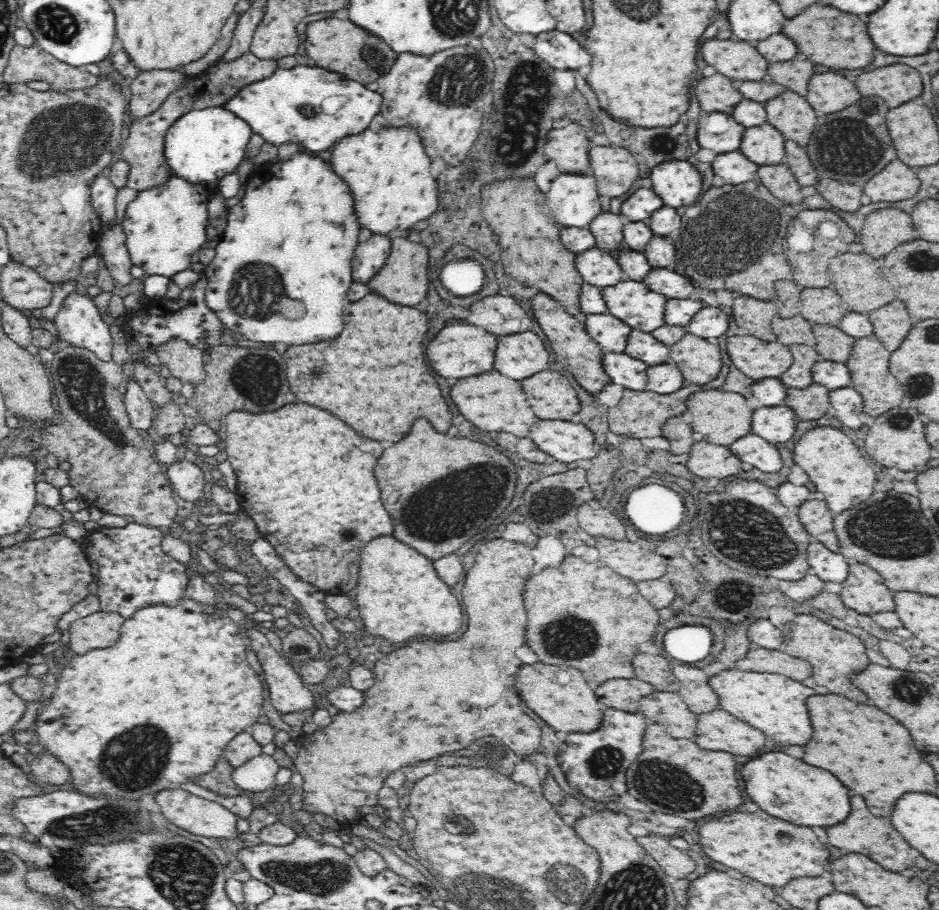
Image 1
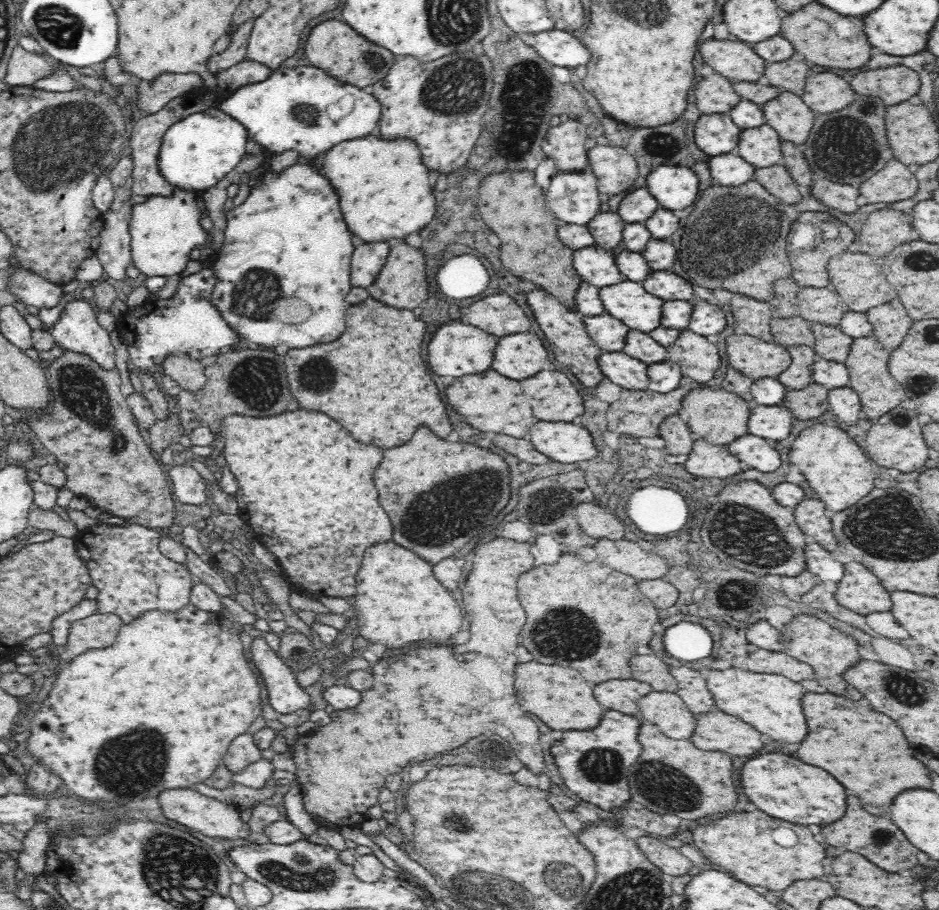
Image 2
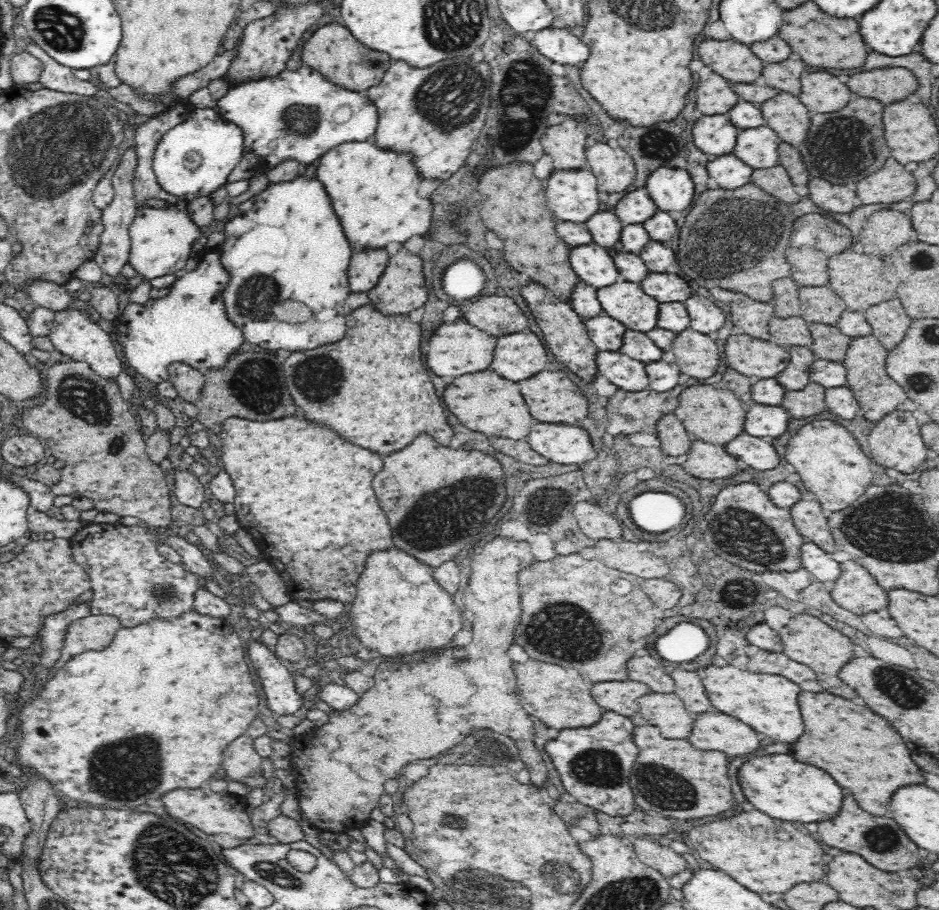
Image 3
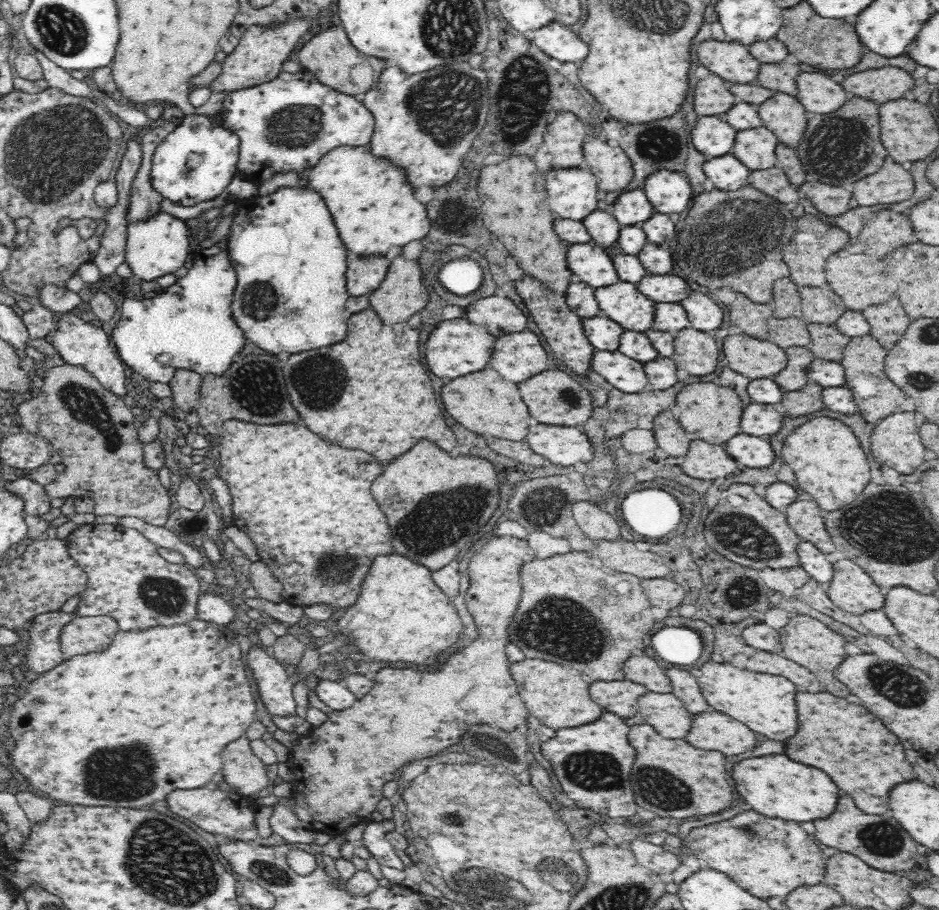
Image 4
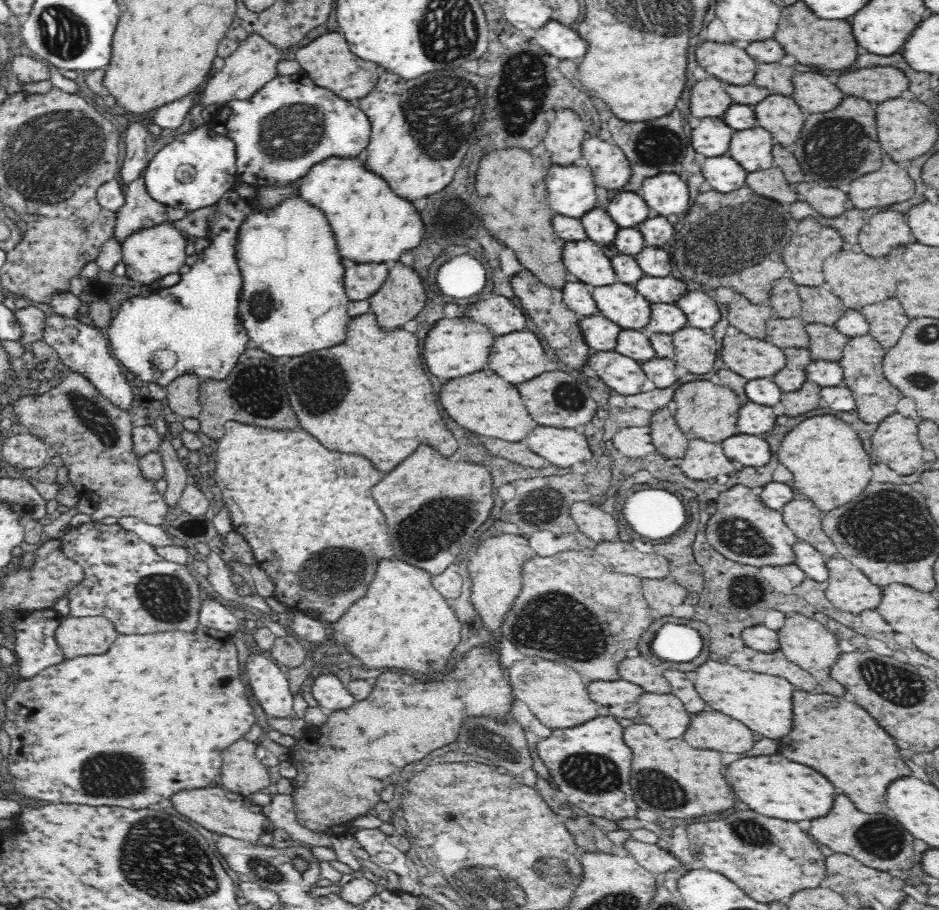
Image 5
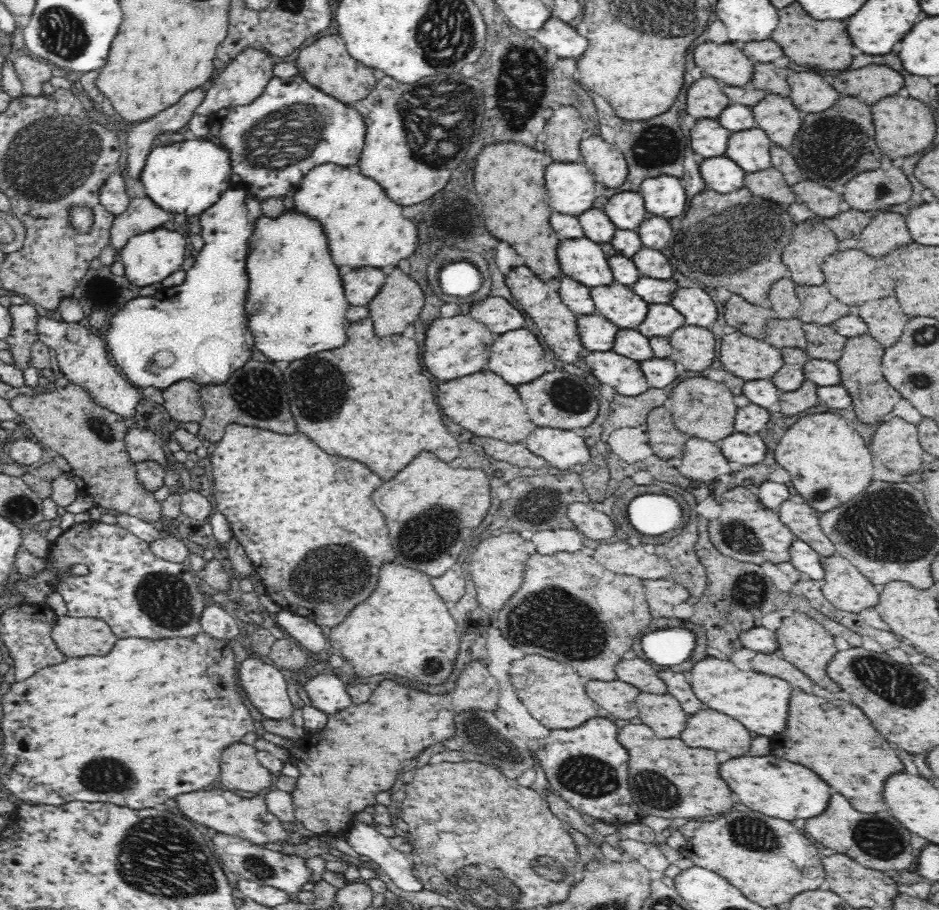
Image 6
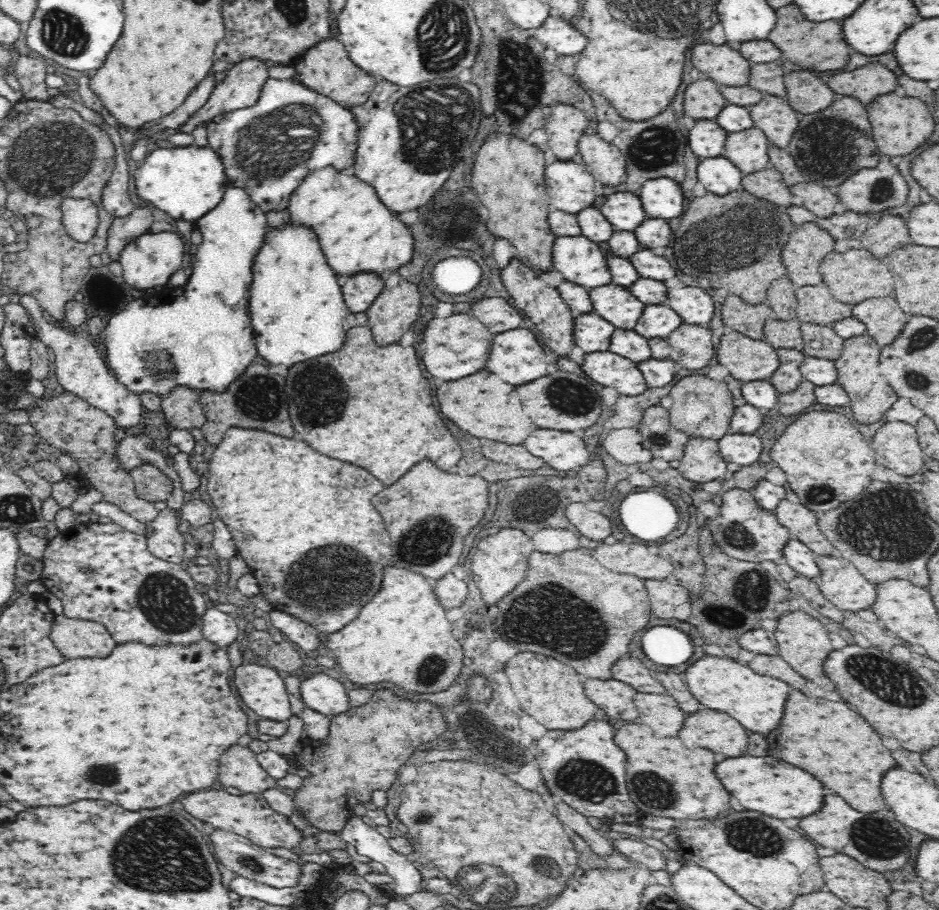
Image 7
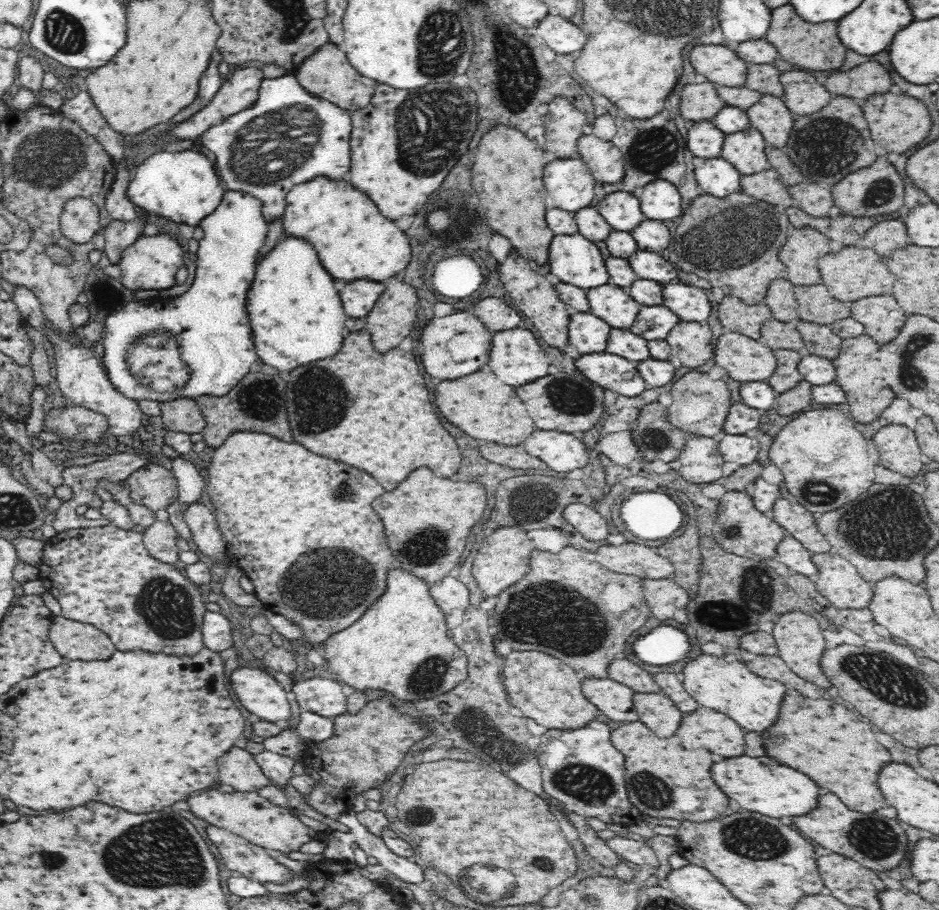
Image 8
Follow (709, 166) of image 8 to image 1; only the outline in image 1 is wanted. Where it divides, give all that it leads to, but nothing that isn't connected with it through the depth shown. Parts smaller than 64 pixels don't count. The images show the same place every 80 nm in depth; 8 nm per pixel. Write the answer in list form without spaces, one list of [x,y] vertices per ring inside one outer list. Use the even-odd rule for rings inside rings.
[[[726,152],[718,154],[712,162],[715,174],[721,176],[725,184],[740,184],[757,178],[758,164],[752,162],[740,152]]]

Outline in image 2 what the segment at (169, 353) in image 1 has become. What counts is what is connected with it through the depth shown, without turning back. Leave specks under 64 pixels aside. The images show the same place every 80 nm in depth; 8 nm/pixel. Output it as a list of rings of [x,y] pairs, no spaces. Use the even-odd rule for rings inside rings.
[[[176,351],[166,355],[161,364],[165,375],[170,376],[174,381],[189,392],[196,392],[207,381],[202,361],[192,357],[190,353]]]

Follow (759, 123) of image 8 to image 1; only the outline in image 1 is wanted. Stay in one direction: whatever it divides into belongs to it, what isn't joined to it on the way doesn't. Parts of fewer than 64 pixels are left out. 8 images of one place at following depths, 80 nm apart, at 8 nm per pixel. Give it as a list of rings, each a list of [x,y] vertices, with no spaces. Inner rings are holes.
[[[788,90],[782,96],[766,102],[768,122],[774,124],[786,140],[806,146],[816,126],[816,112],[806,98]]]

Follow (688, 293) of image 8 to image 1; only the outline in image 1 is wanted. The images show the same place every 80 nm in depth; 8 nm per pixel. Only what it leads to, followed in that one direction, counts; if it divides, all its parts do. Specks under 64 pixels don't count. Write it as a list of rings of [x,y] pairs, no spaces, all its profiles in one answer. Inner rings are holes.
[[[706,306],[686,326],[688,333],[716,341],[728,330],[728,316],[718,307]]]

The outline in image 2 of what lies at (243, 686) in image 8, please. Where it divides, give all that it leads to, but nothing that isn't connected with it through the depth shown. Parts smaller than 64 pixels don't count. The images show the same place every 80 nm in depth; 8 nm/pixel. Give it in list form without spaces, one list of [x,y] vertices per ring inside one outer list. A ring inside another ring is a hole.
[[[254,635],[255,641],[251,644],[252,662],[254,662],[255,668],[260,671],[262,678],[264,678],[269,703],[273,709],[280,712],[280,714],[290,714],[295,710],[308,708],[310,706],[310,694],[304,690],[302,684],[298,683],[297,676],[290,669],[291,664],[278,656],[278,653],[264,641],[263,635]]]

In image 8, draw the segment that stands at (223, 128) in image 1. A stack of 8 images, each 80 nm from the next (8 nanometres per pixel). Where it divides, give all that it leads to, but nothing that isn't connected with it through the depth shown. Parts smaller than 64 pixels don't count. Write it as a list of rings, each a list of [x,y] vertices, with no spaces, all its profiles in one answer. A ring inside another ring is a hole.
[[[192,148],[172,152],[160,150],[136,167],[134,179],[128,184],[128,197],[150,216],[162,216],[176,223],[196,226],[222,202],[226,184],[216,172],[216,164]]]

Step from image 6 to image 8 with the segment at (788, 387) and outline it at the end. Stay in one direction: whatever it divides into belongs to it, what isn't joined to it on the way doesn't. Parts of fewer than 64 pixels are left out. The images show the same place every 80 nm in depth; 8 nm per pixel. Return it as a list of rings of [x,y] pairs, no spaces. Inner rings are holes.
[[[788,349],[773,351],[777,358],[777,367],[767,382],[776,392],[788,392],[803,380],[802,373],[798,370],[803,353]]]

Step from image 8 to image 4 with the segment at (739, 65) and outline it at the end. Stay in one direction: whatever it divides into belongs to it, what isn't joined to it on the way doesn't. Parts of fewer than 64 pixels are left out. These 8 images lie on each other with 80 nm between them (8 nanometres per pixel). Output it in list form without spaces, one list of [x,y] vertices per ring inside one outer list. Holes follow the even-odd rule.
[[[706,40],[698,46],[700,62],[724,80],[748,84],[758,76],[760,62],[748,52],[746,46],[736,41]]]

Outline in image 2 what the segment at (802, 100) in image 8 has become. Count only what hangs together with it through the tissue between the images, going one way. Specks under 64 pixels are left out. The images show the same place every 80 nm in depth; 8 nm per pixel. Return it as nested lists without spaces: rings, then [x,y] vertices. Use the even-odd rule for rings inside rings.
[[[822,72],[806,80],[806,92],[802,98],[806,100],[806,104],[810,104],[812,110],[830,114],[850,106],[858,98],[858,94],[844,78],[832,72]]]

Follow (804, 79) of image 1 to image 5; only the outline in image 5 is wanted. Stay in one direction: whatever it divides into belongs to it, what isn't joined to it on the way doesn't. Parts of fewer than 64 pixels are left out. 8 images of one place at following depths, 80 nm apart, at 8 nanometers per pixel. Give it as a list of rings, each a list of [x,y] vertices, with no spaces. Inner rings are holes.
[[[758,64],[758,72],[754,78],[756,86],[768,88],[770,94],[774,92],[786,92],[786,96],[794,94],[794,86],[792,86],[792,78],[798,72],[792,66],[784,66],[784,64]]]

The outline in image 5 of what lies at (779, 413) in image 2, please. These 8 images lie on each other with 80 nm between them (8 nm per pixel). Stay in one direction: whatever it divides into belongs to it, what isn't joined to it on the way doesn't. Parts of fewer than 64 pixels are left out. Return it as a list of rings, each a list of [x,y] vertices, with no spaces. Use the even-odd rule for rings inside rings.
[[[750,402],[740,408],[738,430],[742,434],[762,436],[774,430],[776,417],[770,406]]]

